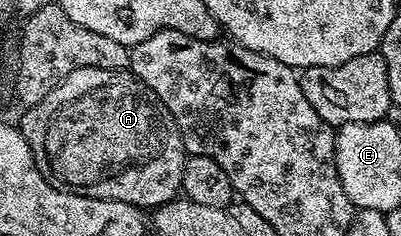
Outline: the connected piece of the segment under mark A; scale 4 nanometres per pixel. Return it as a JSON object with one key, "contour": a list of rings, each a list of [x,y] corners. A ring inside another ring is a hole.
{"contour":[[[80,68],[76,72],[69,74],[59,86],[52,88],[52,92],[48,92],[48,96],[44,96],[44,100],[40,100],[40,104],[25,107],[23,114],[26,115],[23,116],[22,122],[20,121],[20,129],[24,140],[28,140],[28,148],[32,148],[32,156],[36,160],[36,168],[40,168],[44,171],[46,179],[49,180],[53,186],[71,192],[77,192],[80,196],[127,202],[139,208],[162,206],[166,202],[173,202],[175,198],[179,197],[182,189],[184,164],[188,157],[185,148],[182,146],[182,137],[178,129],[174,126],[173,120],[170,119],[168,108],[164,108],[164,104],[156,96],[156,92],[152,92],[148,89],[148,87],[146,87],[139,78],[135,78],[133,74],[121,70]]]}

